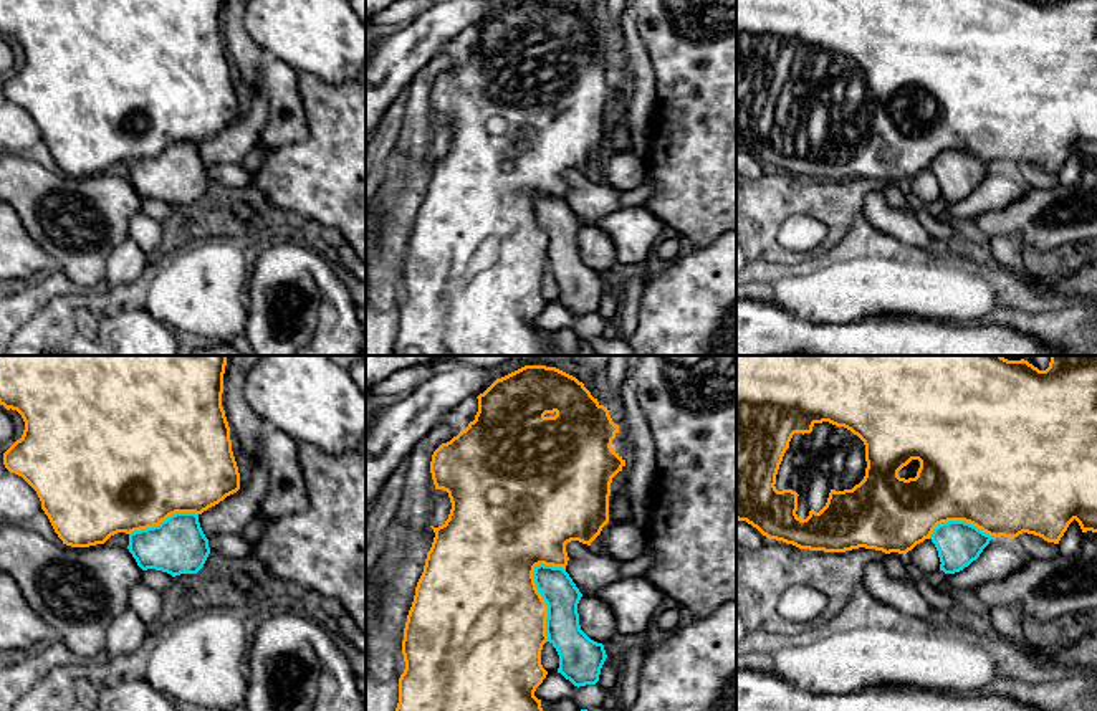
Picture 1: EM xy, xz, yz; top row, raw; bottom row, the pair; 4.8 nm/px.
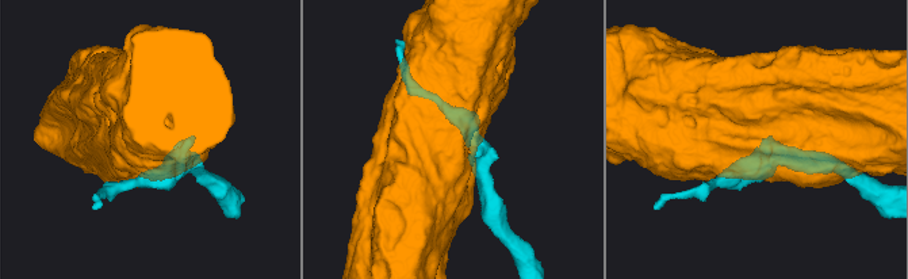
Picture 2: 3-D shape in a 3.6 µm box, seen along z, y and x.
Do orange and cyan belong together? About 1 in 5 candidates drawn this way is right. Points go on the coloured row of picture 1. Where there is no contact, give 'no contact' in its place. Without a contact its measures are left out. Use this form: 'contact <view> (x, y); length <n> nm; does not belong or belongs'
contact xz (545, 602); length 380 nm; does not belong

